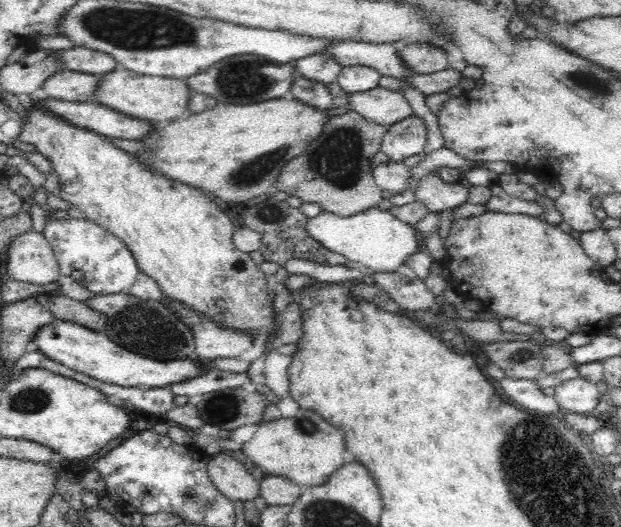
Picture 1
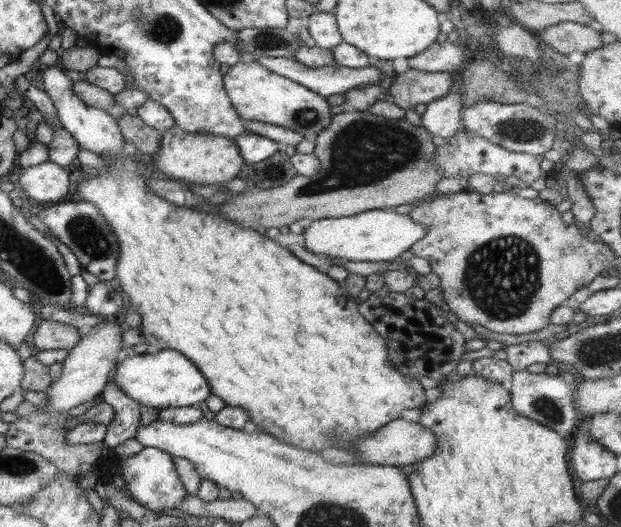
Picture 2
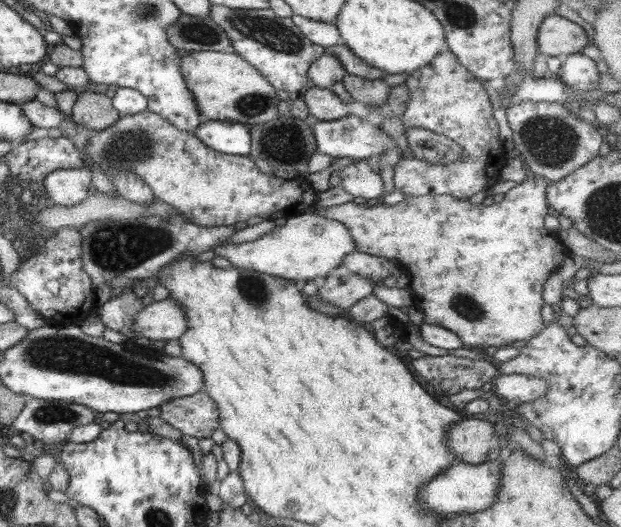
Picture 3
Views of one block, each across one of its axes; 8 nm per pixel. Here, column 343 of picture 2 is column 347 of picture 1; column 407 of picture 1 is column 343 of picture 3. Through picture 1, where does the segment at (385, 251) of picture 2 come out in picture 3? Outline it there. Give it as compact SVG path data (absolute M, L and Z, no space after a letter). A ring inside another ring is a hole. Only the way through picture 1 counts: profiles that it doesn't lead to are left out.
M311 207L299 216L289 217L287 224L276 226L272 232L254 242L242 244L222 244L215 247L216 256L228 259L234 268L254 270L262 274L297 281L321 281L335 268L342 265L346 254L357 251L350 230L338 222L324 216L319 216L317 210Z

